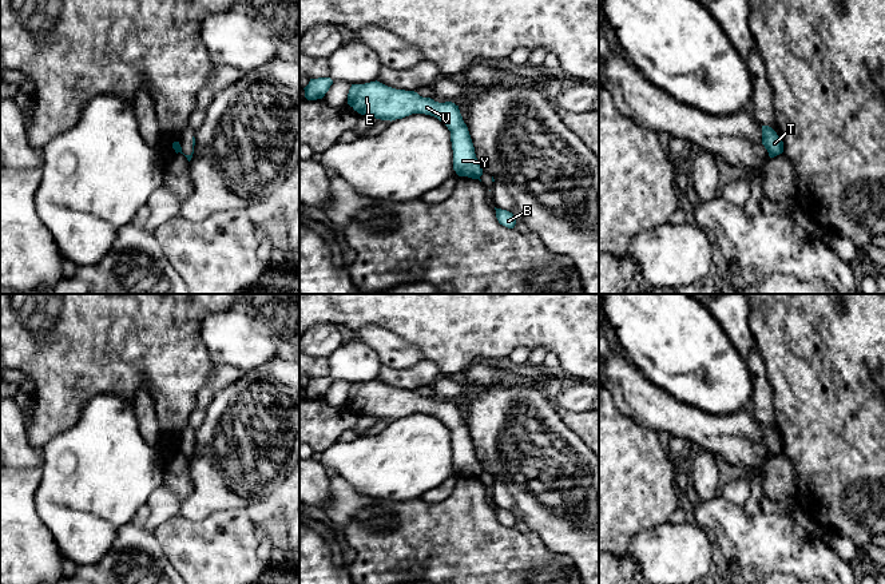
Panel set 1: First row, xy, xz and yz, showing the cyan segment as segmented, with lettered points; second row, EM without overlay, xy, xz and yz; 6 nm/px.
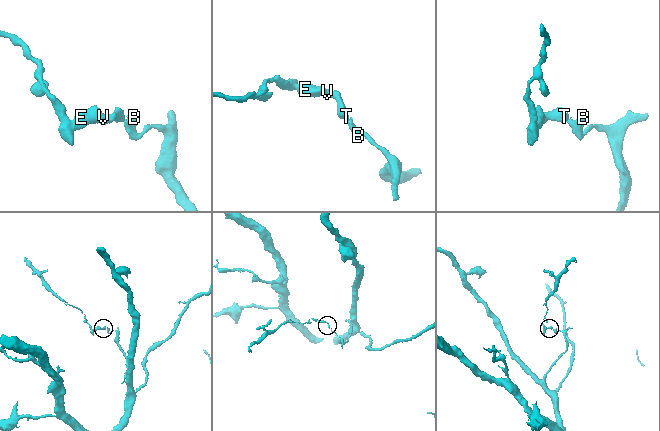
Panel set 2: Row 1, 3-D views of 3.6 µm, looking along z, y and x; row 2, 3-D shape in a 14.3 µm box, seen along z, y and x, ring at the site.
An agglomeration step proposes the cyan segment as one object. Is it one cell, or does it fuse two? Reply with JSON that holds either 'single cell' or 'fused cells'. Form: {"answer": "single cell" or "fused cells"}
{"answer": "fused cells"}

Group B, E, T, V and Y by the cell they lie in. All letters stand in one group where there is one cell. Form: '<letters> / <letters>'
B / E T V Y

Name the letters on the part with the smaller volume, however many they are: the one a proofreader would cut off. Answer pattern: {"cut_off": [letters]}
{"cut_off": ["E", "T", "V", "Y"]}

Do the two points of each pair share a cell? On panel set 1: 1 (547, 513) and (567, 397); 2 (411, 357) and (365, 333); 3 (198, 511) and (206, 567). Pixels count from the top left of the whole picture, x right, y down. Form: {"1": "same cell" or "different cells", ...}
{"1": "different cells", "2": "same cell", "3": "different cells"}

